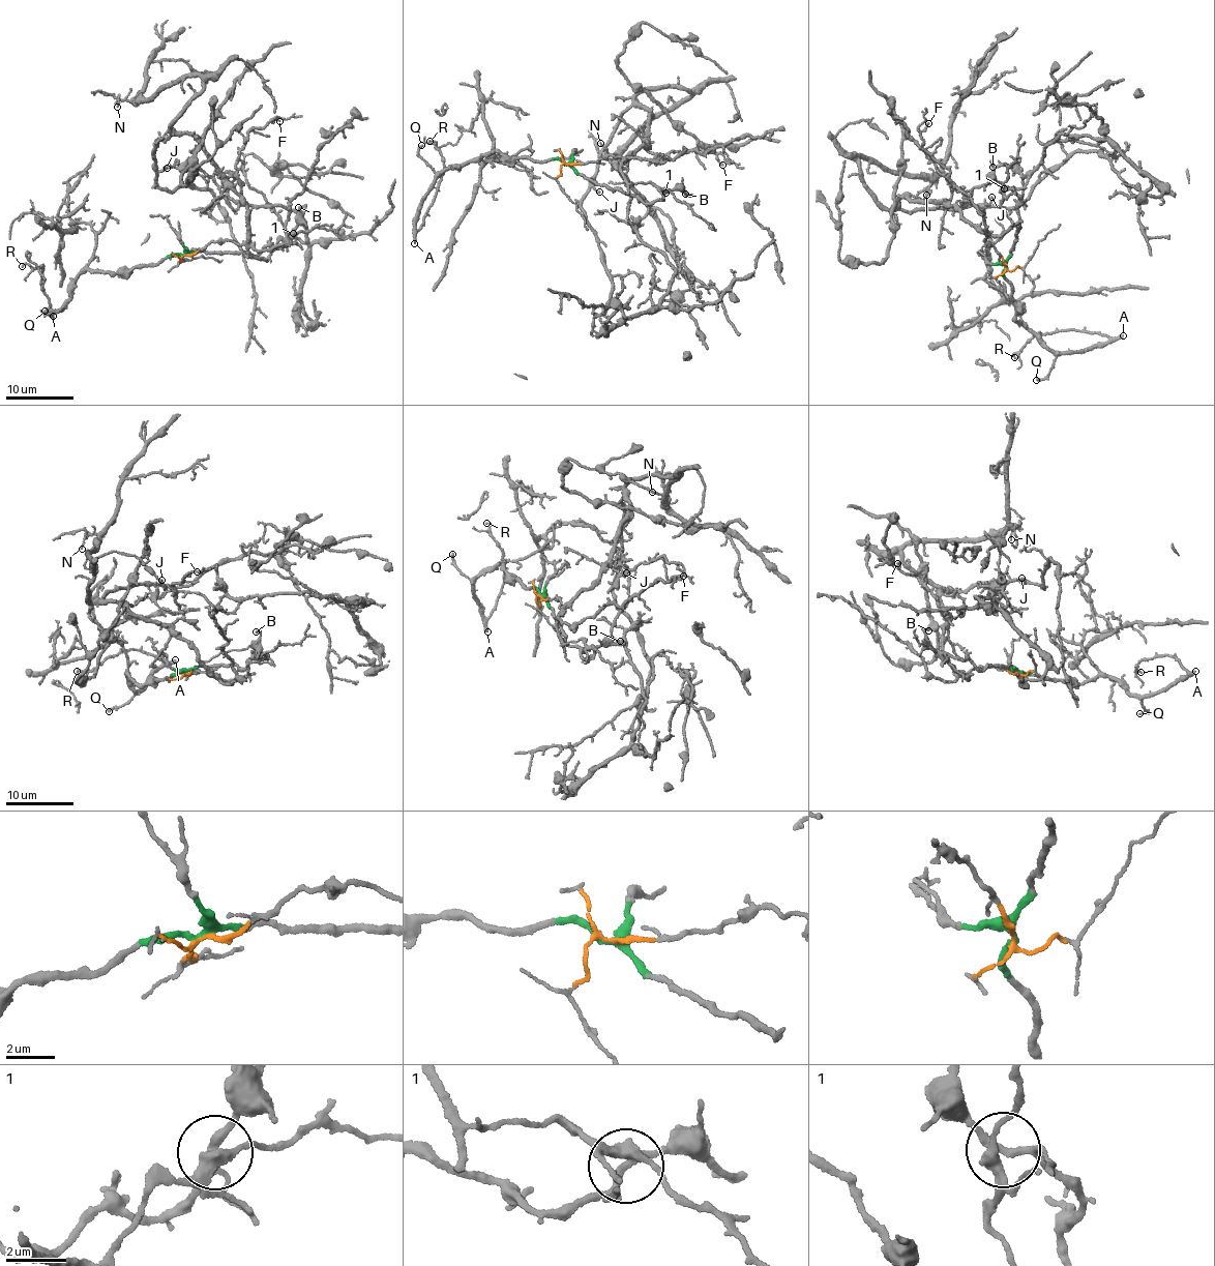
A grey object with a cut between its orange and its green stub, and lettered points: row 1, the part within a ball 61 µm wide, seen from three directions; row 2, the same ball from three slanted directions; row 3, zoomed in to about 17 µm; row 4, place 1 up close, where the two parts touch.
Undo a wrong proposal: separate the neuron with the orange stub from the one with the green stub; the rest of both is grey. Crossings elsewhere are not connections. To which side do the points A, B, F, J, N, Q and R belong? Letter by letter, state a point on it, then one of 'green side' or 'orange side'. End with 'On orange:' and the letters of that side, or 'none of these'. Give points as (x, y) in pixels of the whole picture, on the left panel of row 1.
A: (53, 316) | green side
B: (298, 207) | green side
F: (279, 121) | orange side
J: (167, 168) | orange side
N: (117, 107) | orange side
Q: (45, 311) | green side
R: (22, 266) | green side
On orange: F, J, N

